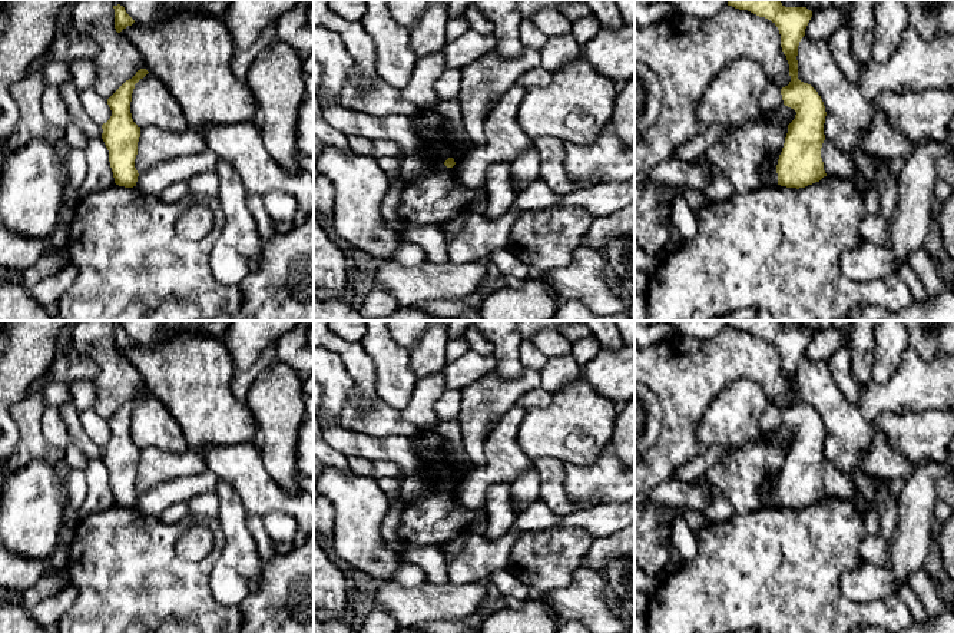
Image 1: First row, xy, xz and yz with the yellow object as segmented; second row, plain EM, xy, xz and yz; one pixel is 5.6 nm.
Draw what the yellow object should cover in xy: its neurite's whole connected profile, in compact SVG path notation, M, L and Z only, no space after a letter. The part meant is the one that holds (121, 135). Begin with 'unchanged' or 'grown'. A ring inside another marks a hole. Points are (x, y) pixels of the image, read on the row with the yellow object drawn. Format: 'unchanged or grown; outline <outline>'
unchanged; outline M146 69L138 70L132 79L126 80L107 99L112 116L102 125L102 139L109 150L115 183L125 188L136 186L139 176L135 168L135 159L138 155L140 127L132 119L130 102L135 84L148 73Z

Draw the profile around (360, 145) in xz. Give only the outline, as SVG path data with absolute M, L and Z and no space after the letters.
M355 135L347 136L347 139L351 150L354 150L358 155L371 156L374 148L372 140Z

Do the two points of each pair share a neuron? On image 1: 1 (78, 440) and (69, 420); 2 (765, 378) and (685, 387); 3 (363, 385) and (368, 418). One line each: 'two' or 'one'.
1: one
2: one
3: one

